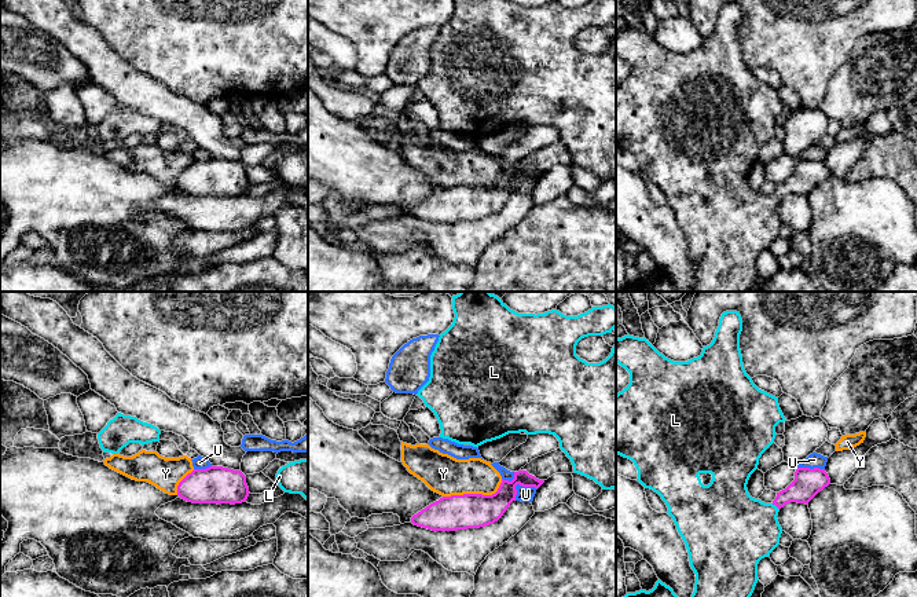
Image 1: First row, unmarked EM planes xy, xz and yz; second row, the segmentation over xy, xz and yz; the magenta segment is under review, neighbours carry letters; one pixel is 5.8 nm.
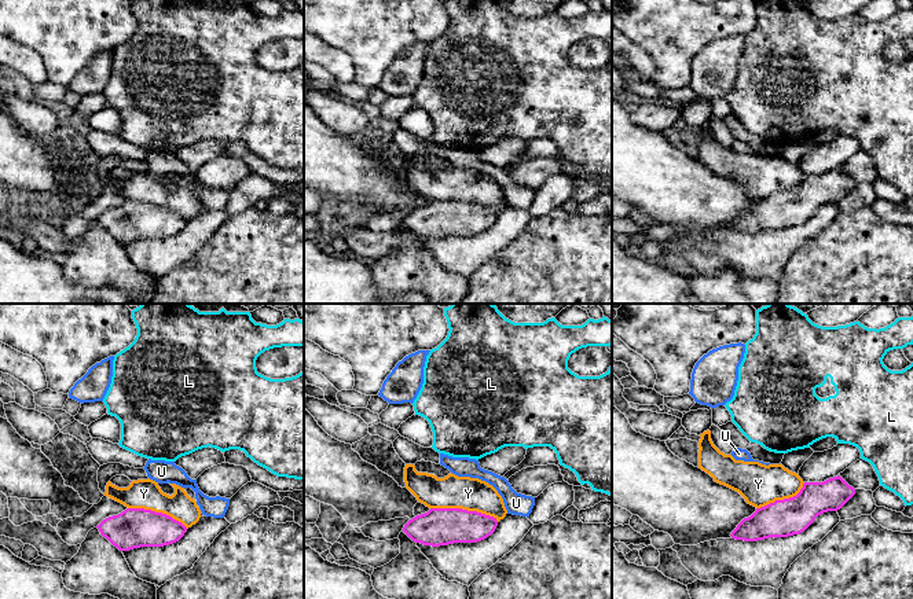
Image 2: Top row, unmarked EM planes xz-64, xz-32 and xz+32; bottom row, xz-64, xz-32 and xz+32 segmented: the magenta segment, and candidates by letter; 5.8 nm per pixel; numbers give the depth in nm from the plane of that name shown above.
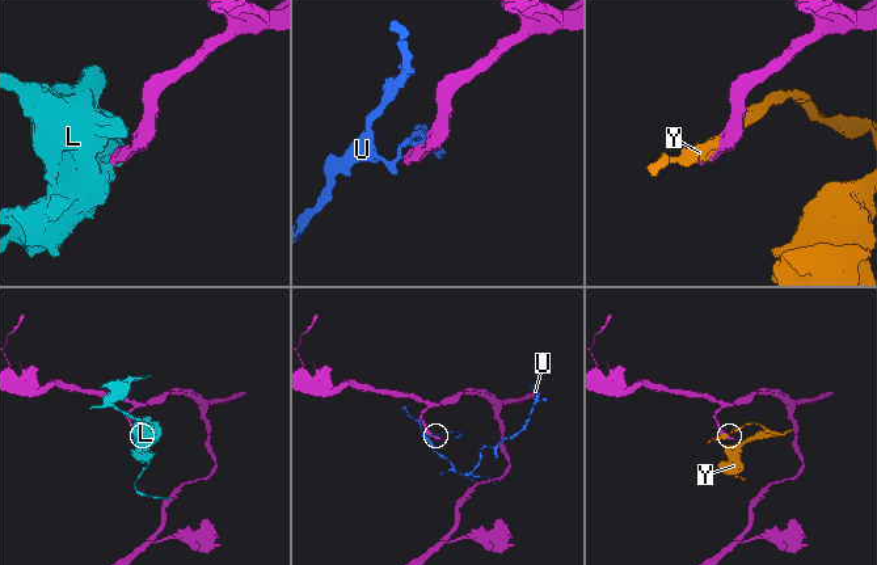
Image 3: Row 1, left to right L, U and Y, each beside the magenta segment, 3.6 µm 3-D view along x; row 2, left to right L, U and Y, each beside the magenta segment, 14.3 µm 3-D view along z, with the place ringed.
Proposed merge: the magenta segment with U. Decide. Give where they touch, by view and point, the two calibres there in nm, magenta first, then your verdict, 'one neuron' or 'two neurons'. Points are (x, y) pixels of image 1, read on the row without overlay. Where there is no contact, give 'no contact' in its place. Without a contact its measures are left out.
xz (518, 175) | 180/100 nm | two neurons

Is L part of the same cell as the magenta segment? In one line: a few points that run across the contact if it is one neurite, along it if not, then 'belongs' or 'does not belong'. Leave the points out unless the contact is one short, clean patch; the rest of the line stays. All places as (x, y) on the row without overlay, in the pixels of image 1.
line yz (807, 175), (776, 197), (758, 213), (741, 222); belongs

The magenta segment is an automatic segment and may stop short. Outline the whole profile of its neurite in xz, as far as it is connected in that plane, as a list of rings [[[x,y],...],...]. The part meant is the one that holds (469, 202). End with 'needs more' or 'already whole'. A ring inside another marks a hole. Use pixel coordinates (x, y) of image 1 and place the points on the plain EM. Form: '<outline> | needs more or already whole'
[[[527,162],[514,164],[511,173],[503,172],[492,187],[463,186],[443,188],[411,209],[414,217],[432,223],[480,220],[498,213],[516,193],[516,177],[539,180],[539,172]]] | already whole

